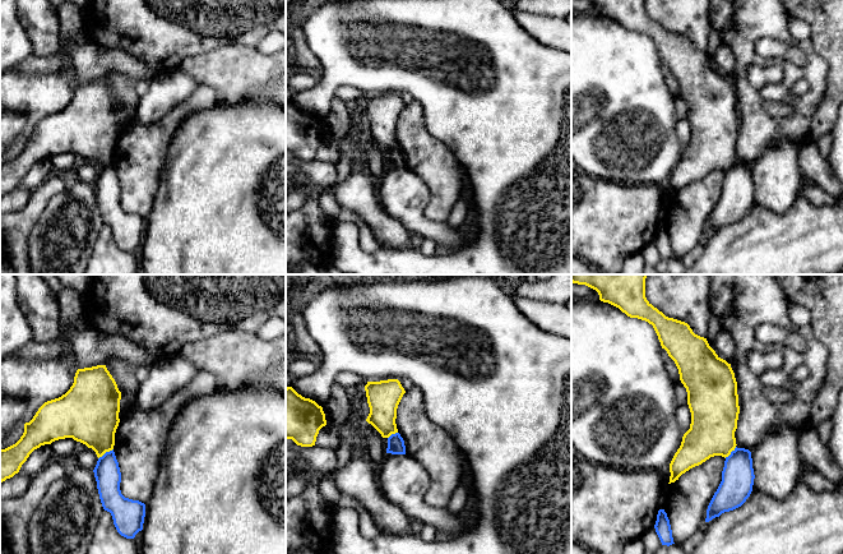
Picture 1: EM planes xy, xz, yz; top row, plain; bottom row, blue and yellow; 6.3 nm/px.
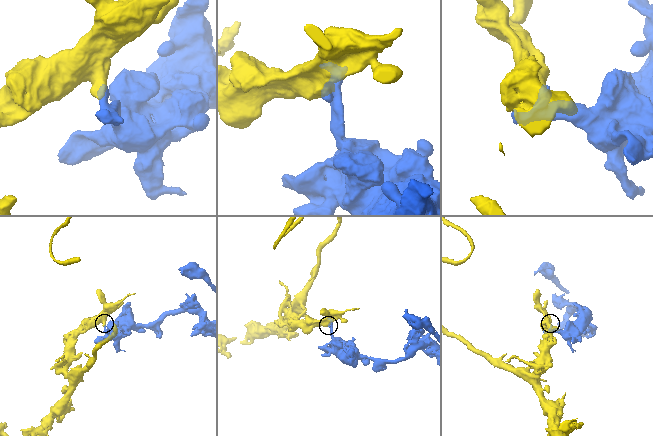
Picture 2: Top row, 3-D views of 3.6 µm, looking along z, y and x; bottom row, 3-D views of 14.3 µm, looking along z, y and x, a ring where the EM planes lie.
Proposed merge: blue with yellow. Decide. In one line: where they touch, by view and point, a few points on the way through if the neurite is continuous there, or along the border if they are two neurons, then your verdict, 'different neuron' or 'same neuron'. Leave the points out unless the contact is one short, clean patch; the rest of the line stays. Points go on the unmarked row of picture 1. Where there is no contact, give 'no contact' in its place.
xy (106, 166) | along xy (112, 162), (98, 172) | different neuron

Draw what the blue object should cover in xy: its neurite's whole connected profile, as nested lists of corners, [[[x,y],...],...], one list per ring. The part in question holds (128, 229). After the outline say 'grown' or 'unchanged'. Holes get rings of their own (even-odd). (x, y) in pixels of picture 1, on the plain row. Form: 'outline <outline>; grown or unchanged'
outline [[[114,163],[98,172],[93,186],[102,221],[111,227],[117,246],[134,253],[143,244],[145,218],[121,208],[121,186]]]; unchanged

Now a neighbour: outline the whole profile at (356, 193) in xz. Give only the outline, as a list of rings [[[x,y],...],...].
[[[352,171],[344,180],[323,188],[320,194],[329,190],[341,208],[353,212],[370,226],[381,248],[413,249],[411,232],[381,207],[370,174]]]

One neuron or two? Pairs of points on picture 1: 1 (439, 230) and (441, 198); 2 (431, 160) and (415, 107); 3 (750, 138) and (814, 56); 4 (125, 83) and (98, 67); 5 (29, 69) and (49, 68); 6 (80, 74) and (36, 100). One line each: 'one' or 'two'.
1: two
2: one
3: one
4: two
5: one
6: two

